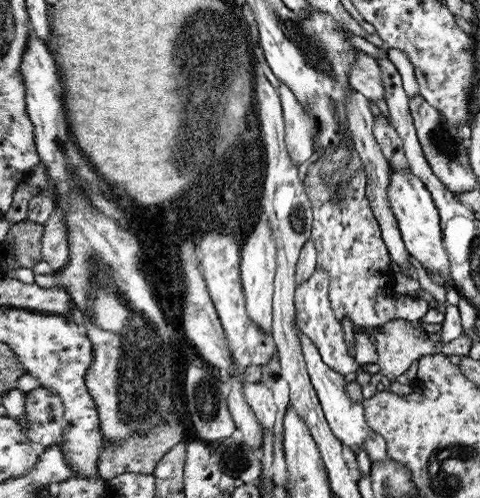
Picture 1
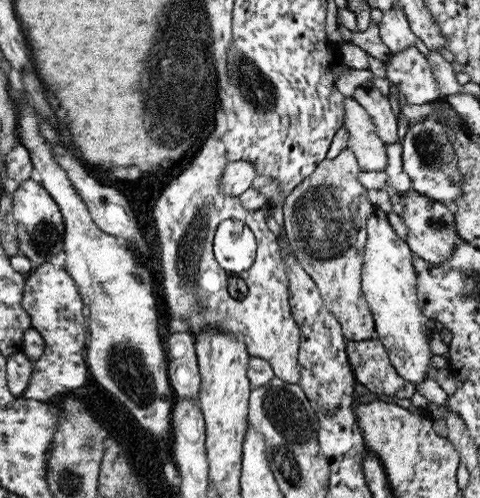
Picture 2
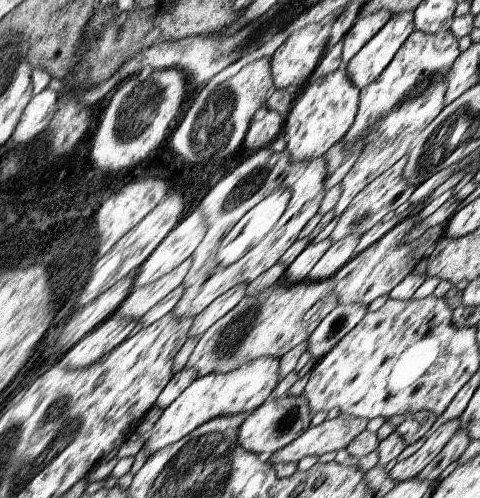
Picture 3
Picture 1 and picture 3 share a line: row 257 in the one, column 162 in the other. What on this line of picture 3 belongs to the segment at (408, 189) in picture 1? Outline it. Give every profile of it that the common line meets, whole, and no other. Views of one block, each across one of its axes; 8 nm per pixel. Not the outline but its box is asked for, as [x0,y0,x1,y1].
[139,358,277,456]

